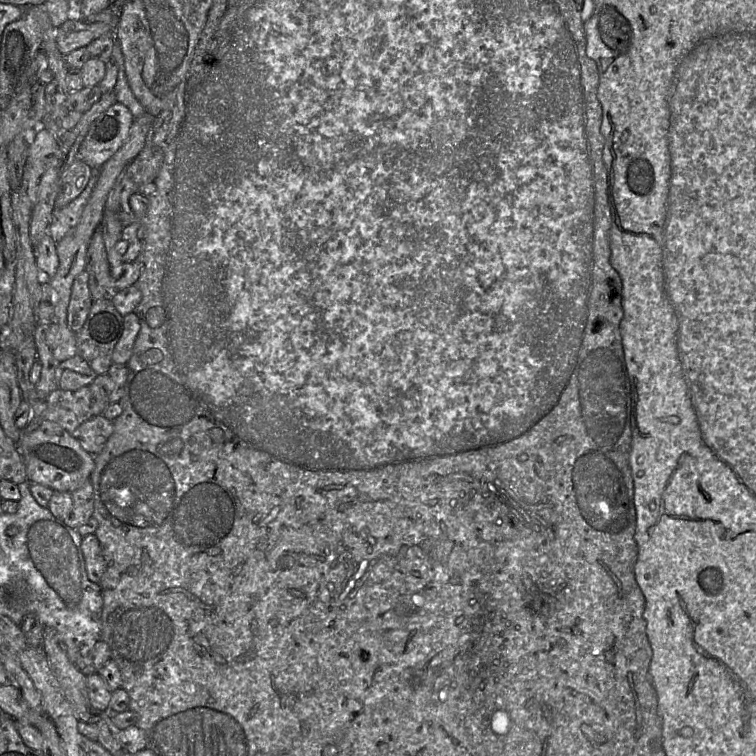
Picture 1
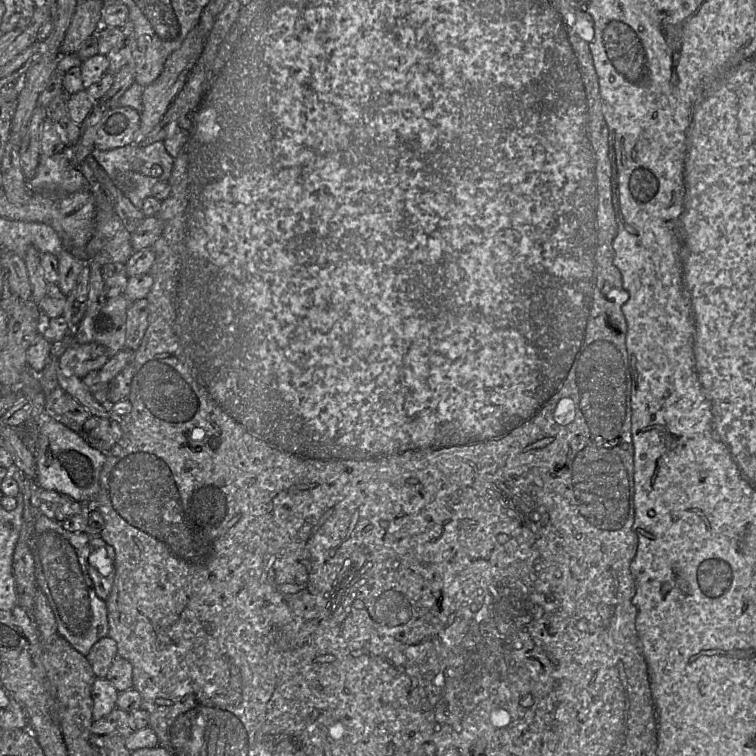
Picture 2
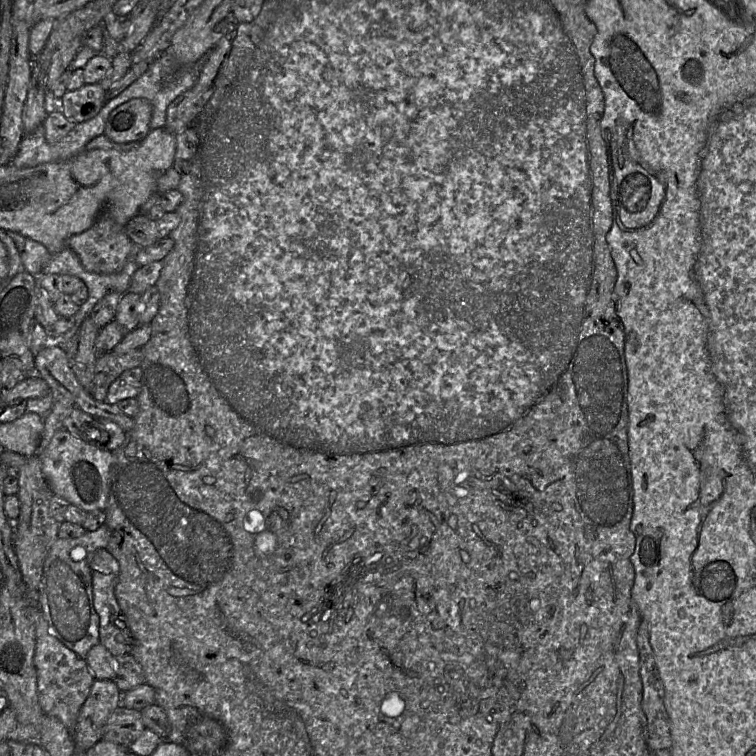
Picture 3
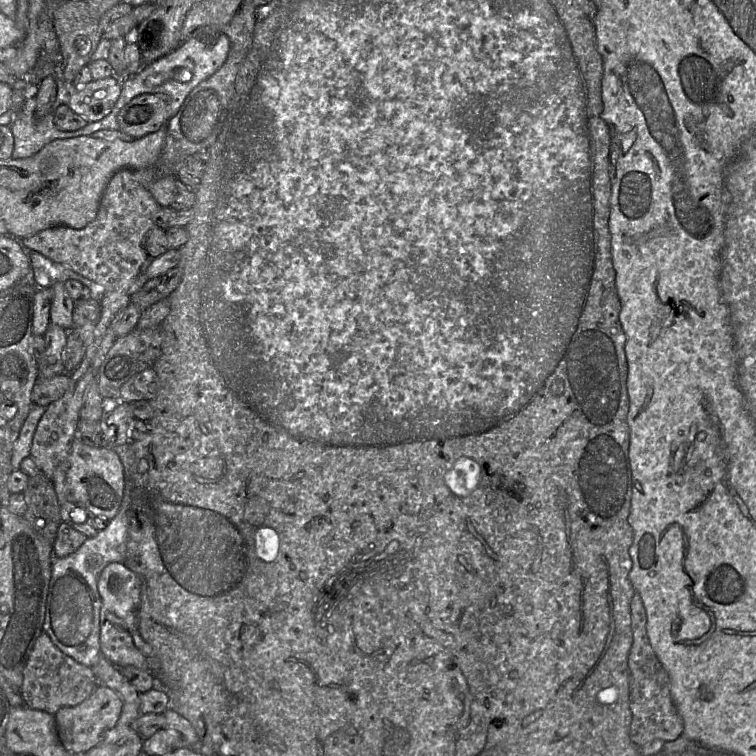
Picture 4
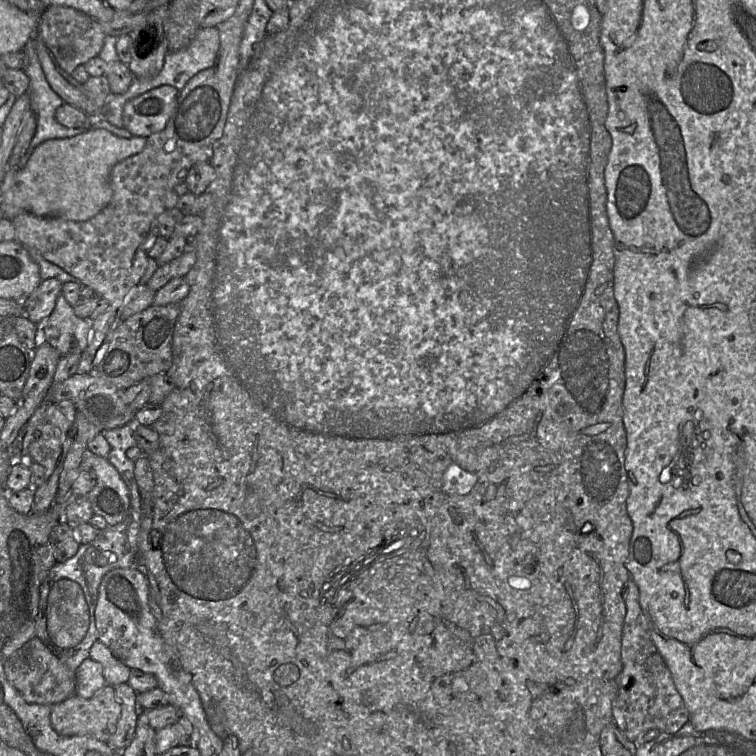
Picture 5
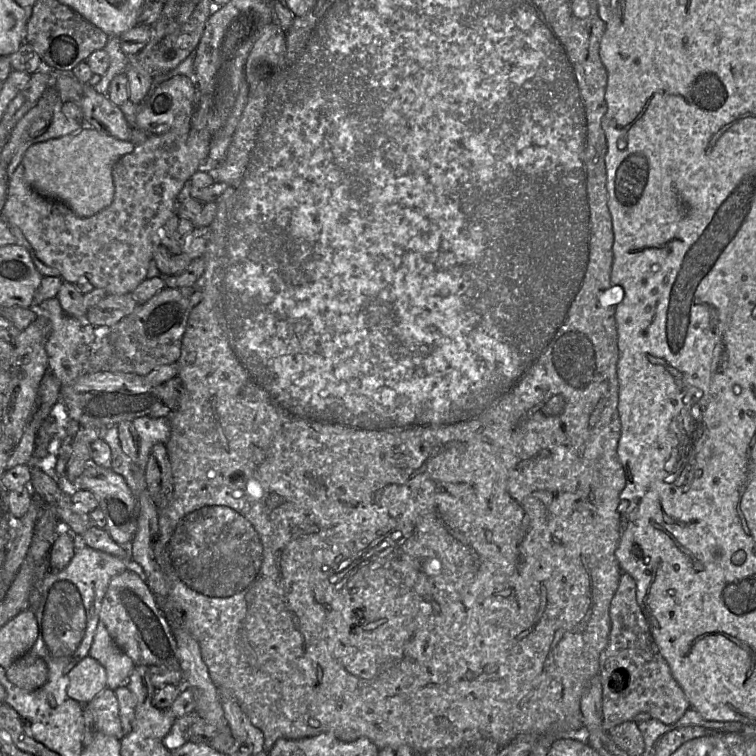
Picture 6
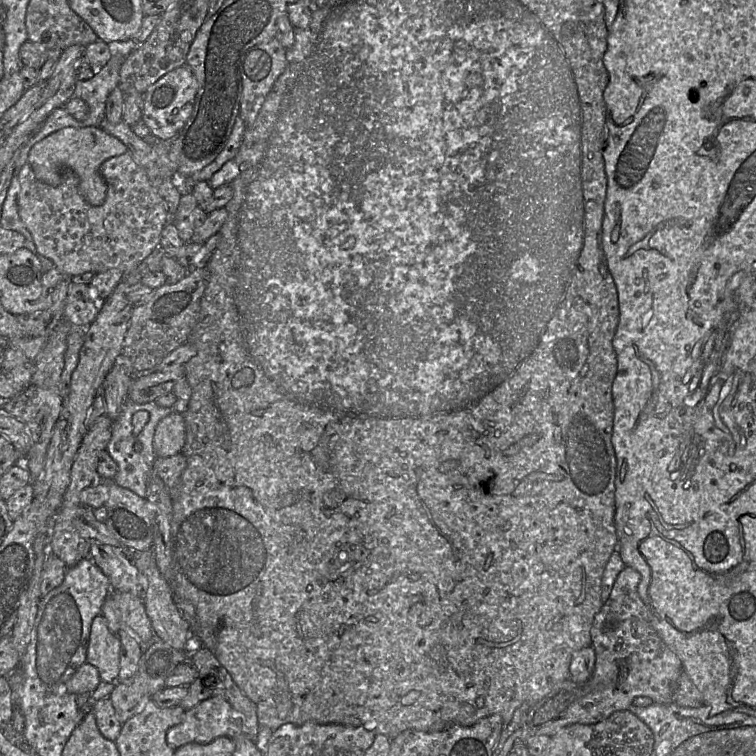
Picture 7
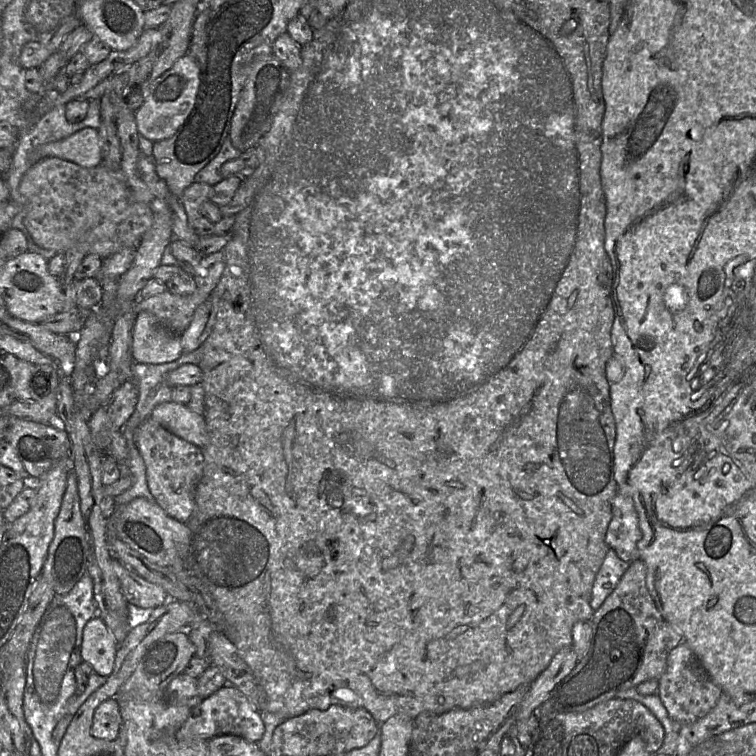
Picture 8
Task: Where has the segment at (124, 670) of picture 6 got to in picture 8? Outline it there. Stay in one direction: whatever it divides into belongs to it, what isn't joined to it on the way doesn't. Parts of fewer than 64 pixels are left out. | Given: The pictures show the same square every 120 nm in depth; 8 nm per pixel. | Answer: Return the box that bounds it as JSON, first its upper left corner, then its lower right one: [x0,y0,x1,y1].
[81,616,118,677]

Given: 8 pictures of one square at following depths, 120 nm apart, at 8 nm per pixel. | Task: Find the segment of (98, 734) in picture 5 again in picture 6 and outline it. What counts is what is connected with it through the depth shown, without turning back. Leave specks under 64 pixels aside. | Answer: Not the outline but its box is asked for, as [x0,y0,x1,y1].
[84,688,123,740]

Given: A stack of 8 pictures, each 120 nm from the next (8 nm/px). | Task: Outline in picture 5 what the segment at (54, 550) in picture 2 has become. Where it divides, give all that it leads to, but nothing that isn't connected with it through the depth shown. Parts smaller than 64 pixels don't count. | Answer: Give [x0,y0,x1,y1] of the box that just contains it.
[35,421,142,672]

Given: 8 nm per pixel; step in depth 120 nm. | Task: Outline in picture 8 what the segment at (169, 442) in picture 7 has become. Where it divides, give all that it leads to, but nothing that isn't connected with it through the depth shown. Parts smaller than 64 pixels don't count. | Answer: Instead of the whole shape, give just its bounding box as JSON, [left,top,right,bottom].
[151,401,207,449]

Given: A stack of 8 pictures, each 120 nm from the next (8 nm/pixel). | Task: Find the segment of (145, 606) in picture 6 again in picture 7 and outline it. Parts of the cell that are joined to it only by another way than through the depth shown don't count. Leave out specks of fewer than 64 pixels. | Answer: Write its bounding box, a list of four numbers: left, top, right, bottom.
[101,591,156,645]

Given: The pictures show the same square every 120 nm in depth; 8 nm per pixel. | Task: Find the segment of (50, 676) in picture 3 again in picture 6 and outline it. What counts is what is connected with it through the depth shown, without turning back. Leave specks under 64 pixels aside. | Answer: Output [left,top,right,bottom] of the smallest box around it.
[6,651,48,691]

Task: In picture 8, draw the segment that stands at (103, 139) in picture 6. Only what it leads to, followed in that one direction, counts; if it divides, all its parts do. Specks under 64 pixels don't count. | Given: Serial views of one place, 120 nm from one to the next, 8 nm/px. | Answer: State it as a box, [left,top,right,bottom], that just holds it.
[37,128,103,168]

